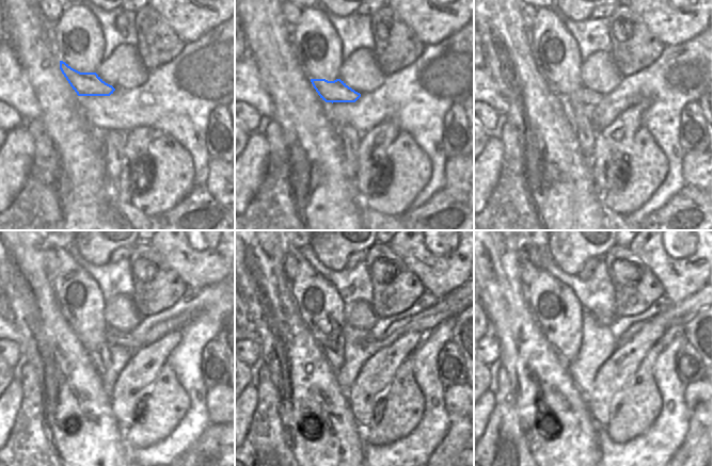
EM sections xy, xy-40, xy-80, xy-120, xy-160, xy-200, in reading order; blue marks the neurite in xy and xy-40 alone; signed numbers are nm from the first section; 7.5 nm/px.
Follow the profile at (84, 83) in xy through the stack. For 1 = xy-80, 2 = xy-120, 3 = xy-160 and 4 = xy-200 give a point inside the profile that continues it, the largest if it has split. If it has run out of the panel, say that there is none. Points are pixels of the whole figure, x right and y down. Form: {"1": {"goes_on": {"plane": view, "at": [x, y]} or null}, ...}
{"1": {"goes_on": {"plane": "xy-80", "at": [586, 96]}}, "2": {"goes_on": {"plane": "xy-120", "at": [114, 337]}}, "3": {"goes_on": {"plane": "xy-160", "at": [452, 305]}}, "4": {"goes_on": {"plane": "xy-200", "at": [678, 315]}}}

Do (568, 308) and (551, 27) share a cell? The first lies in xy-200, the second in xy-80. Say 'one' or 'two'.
one

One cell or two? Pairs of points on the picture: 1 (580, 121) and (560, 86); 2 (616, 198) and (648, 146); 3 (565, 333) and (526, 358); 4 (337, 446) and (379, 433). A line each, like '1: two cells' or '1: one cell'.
1: one cell
2: one cell
3: two cells
4: two cells

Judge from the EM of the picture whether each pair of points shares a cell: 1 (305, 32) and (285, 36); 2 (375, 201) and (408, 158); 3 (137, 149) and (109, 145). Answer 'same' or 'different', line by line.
1: different
2: same
3: different

